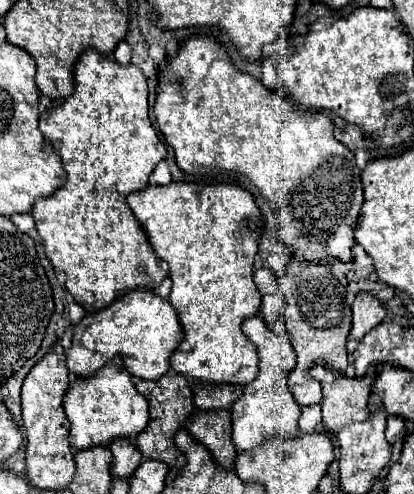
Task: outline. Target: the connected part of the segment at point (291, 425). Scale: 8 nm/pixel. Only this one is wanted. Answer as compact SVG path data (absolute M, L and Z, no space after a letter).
M250 316L242 324L242 332L258 346L260 370L254 382L244 386L244 394L232 404L232 440L238 450L252 450L274 434L290 436L298 432L300 404L288 388L288 374L296 366L296 354L288 334L278 334L266 326L260 316Z

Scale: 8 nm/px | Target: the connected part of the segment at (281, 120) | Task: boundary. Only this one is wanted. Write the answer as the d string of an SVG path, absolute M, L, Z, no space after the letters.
M198 34L198 36L190 36L186 38L176 56L168 58L160 76L158 76L158 88L156 88L156 104L154 104L154 112L156 112L156 124L160 128L160 132L164 134L166 142L174 148L176 154L176 162L184 172L192 172L192 174L206 174L206 172L242 172L244 176L248 176L260 190L262 194L276 204L276 216L280 222L280 240L286 242L290 248L298 250L294 252L296 258L302 260L318 260L320 254L330 254L340 258L342 262L352 262L352 254L350 254L350 246L354 242L354 228L356 228L356 220L358 220L358 212L360 212L360 204L362 204L362 182L360 182L360 170L356 166L354 154L340 141L333 136L334 122L328 114L324 112L316 112L316 110L304 110L298 104L290 102L286 94L280 94L276 90L266 88L258 78L238 70L230 56L228 50L214 38L214 36L206 36L206 34Z

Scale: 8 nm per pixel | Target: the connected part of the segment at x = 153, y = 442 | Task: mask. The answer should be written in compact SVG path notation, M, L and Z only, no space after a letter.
M170 370L166 376L158 378L158 380L136 380L136 390L140 394L146 396L148 404L150 404L150 420L148 426L144 428L144 432L140 432L140 436L136 438L136 446L142 452L144 458L156 458L166 462L170 468L182 468L184 466L184 456L180 454L178 446L174 444L174 434L178 428L182 428L184 420L188 418L188 412L194 410L194 400L192 400L192 386L188 384L188 380Z

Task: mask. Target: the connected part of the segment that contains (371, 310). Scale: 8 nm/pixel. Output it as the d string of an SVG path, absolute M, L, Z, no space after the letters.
M370 292L356 294L352 302L352 330L350 340L360 340L364 334L368 334L374 326L378 326L386 318L386 310L378 298L374 298Z

